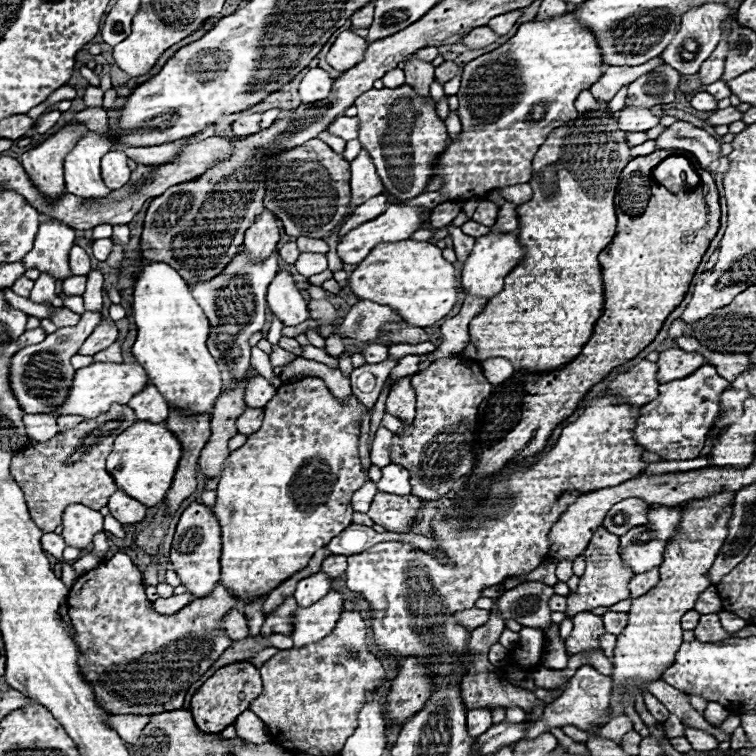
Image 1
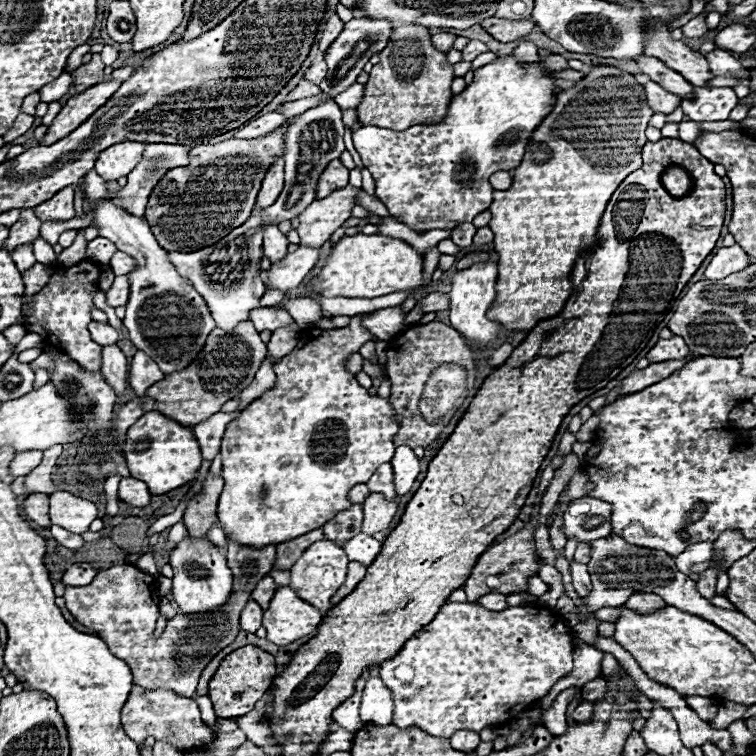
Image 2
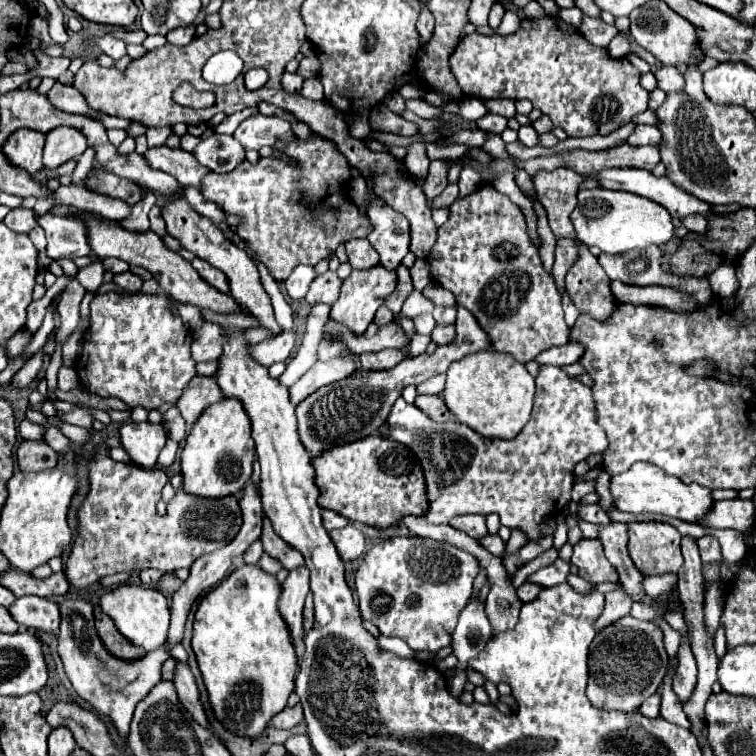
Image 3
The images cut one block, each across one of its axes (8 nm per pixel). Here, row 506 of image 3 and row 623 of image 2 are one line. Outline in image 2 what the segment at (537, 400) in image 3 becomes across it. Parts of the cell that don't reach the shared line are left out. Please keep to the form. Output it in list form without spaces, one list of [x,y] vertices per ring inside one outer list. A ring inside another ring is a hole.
[[[446,602],[430,624],[418,630],[400,648],[398,656],[380,664],[380,678],[394,696],[394,720],[398,728],[418,726],[432,736],[450,738],[458,730],[474,730],[494,724],[500,726],[534,700],[546,696],[550,688],[572,670],[572,628],[564,618],[548,608],[506,608],[498,614],[468,602]]]

